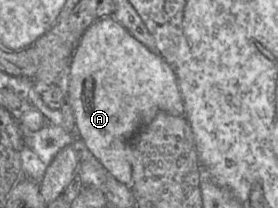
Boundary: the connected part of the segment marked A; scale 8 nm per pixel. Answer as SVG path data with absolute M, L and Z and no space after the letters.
M112 16L96 19L82 34L69 64L66 102L72 108L78 136L101 165L119 182L129 185L132 165L127 156L129 141L161 111L184 116L184 104L171 66L137 41Z

